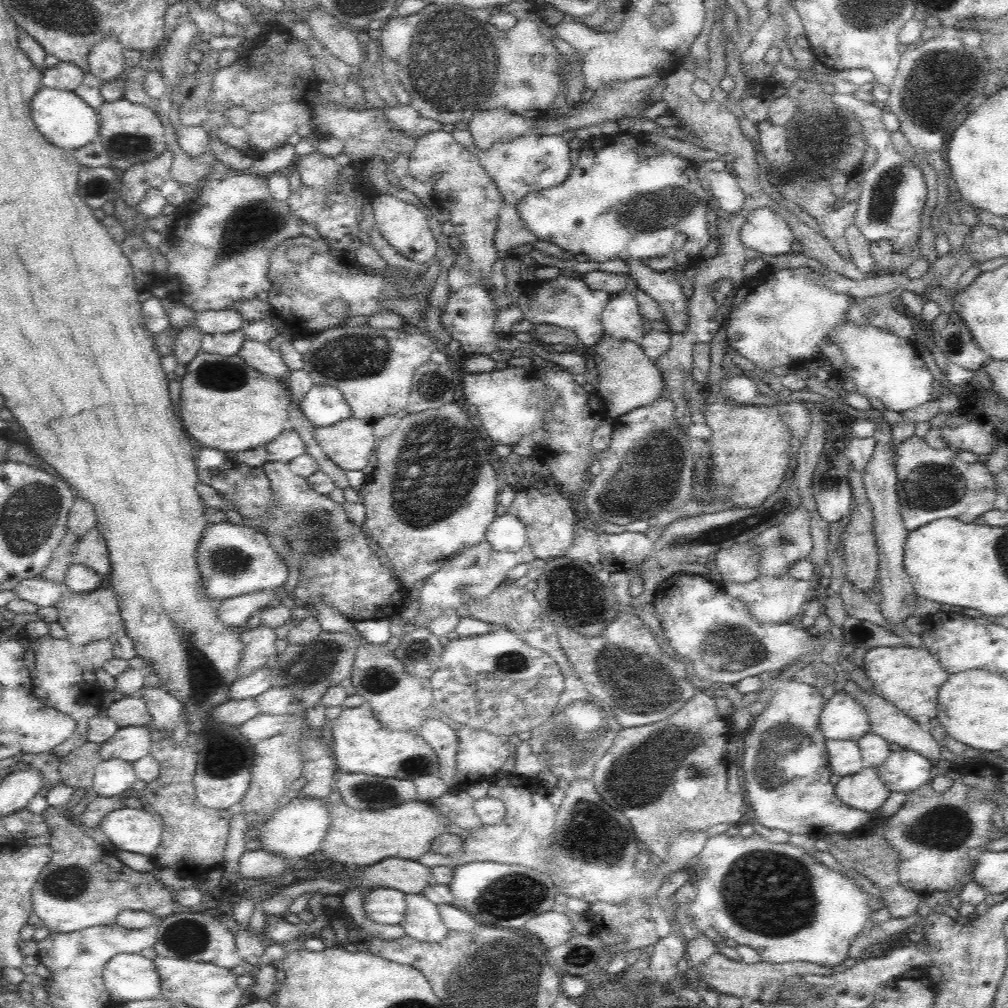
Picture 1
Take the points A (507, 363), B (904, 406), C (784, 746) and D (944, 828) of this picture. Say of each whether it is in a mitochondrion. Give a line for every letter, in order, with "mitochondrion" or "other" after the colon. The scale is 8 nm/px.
A: other
B: other
C: mitochondrion
D: mitochondrion

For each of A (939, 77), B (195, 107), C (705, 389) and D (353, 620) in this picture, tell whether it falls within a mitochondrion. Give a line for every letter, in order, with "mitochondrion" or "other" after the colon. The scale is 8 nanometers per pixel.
A: mitochondrion
B: other
C: other
D: other

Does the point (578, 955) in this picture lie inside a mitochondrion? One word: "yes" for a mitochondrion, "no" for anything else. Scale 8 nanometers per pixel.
yes

